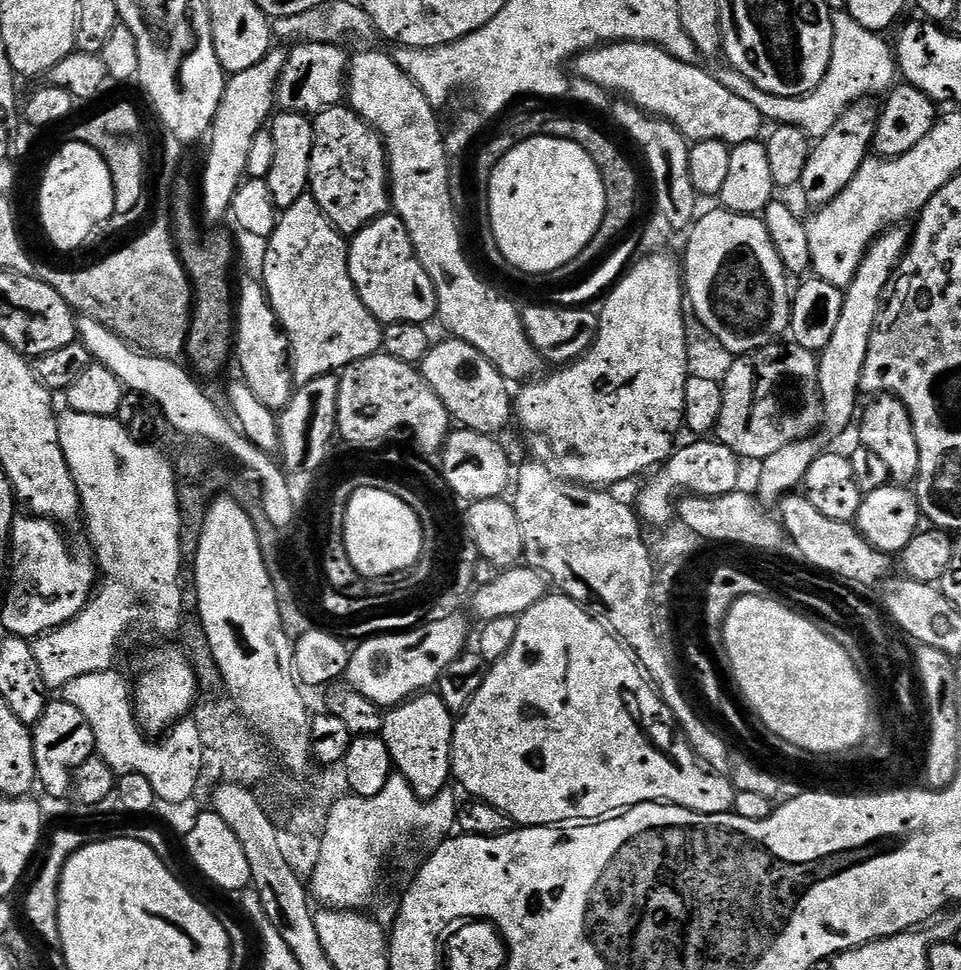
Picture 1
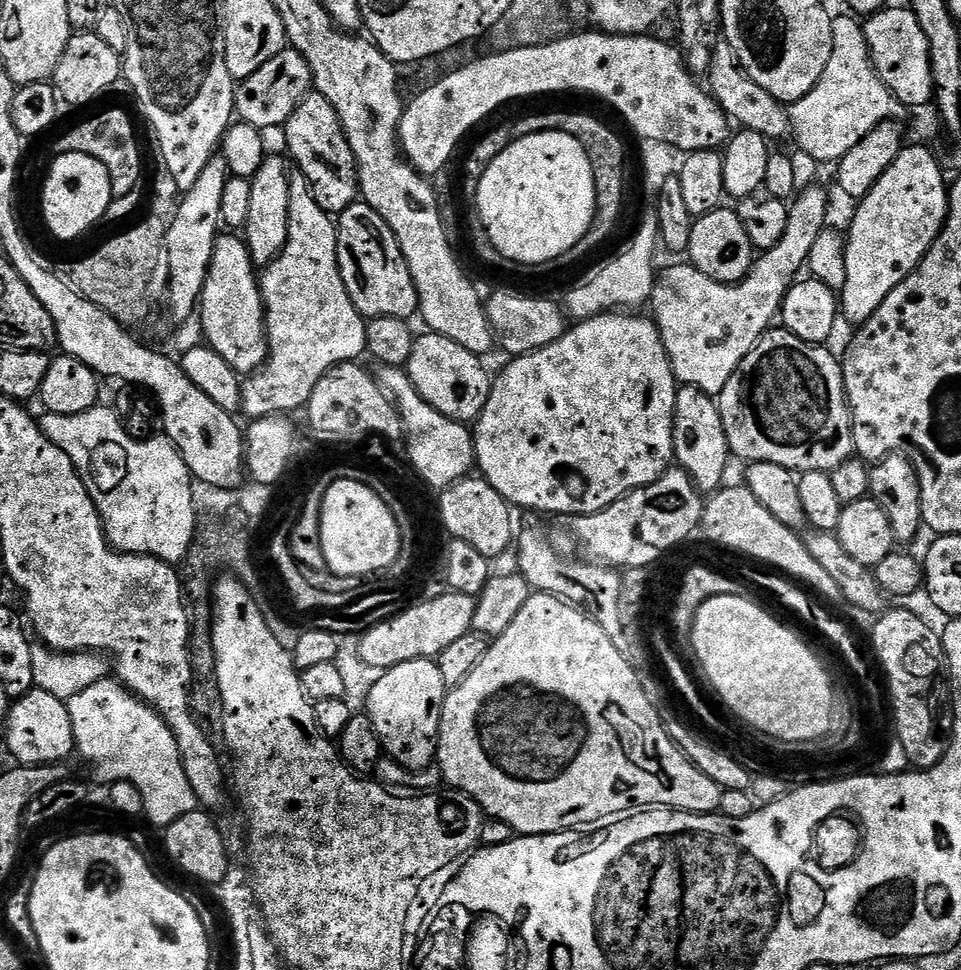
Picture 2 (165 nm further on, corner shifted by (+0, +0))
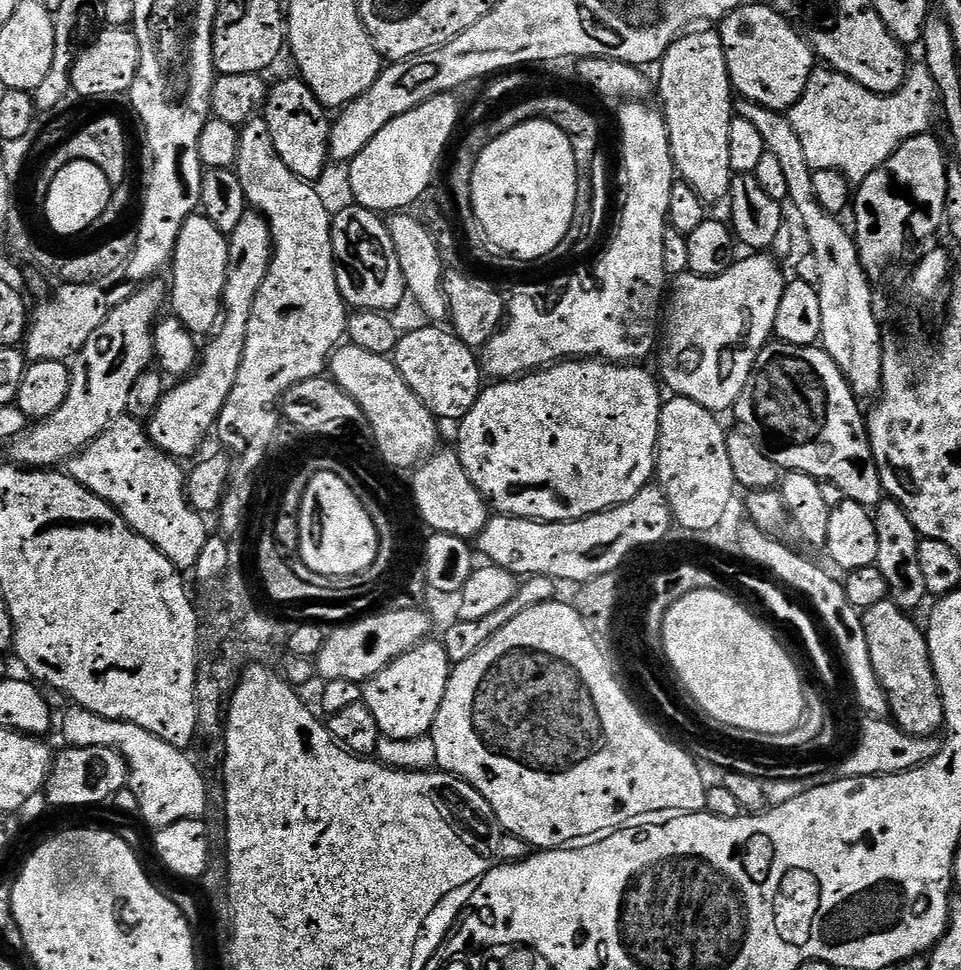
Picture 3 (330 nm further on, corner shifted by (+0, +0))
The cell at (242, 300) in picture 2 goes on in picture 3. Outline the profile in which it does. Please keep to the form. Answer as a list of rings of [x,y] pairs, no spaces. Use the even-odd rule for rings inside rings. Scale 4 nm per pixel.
[[[202,214],[186,218],[176,239],[176,249],[170,265],[170,308],[172,304],[174,316],[197,337],[215,333],[221,323],[229,262],[230,250],[225,232],[218,230],[218,226],[214,226],[214,222]]]

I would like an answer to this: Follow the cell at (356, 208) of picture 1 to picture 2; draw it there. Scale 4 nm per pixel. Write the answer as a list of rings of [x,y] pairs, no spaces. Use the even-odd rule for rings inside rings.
[[[313,90],[308,93],[288,123],[283,125],[283,132],[288,139],[287,155],[291,163],[308,179],[308,185],[312,187],[314,198],[322,210],[329,214],[339,214],[345,212],[351,204],[357,203],[360,180],[354,150],[350,150],[350,142],[342,130],[342,122],[334,106],[330,106],[330,102],[326,102],[320,92]]]

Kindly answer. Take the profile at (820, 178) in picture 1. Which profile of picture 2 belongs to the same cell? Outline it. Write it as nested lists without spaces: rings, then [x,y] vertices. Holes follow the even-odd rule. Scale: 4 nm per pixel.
[[[808,188],[803,192],[804,189],[791,201],[786,234],[778,246],[763,253],[744,280],[723,284],[702,274],[690,262],[659,269],[656,285],[652,287],[651,315],[660,327],[672,373],[681,385],[689,384],[709,394],[720,393],[730,382],[730,374],[738,370],[742,358],[773,327],[784,295],[805,271],[814,242],[826,231],[827,190]]]

